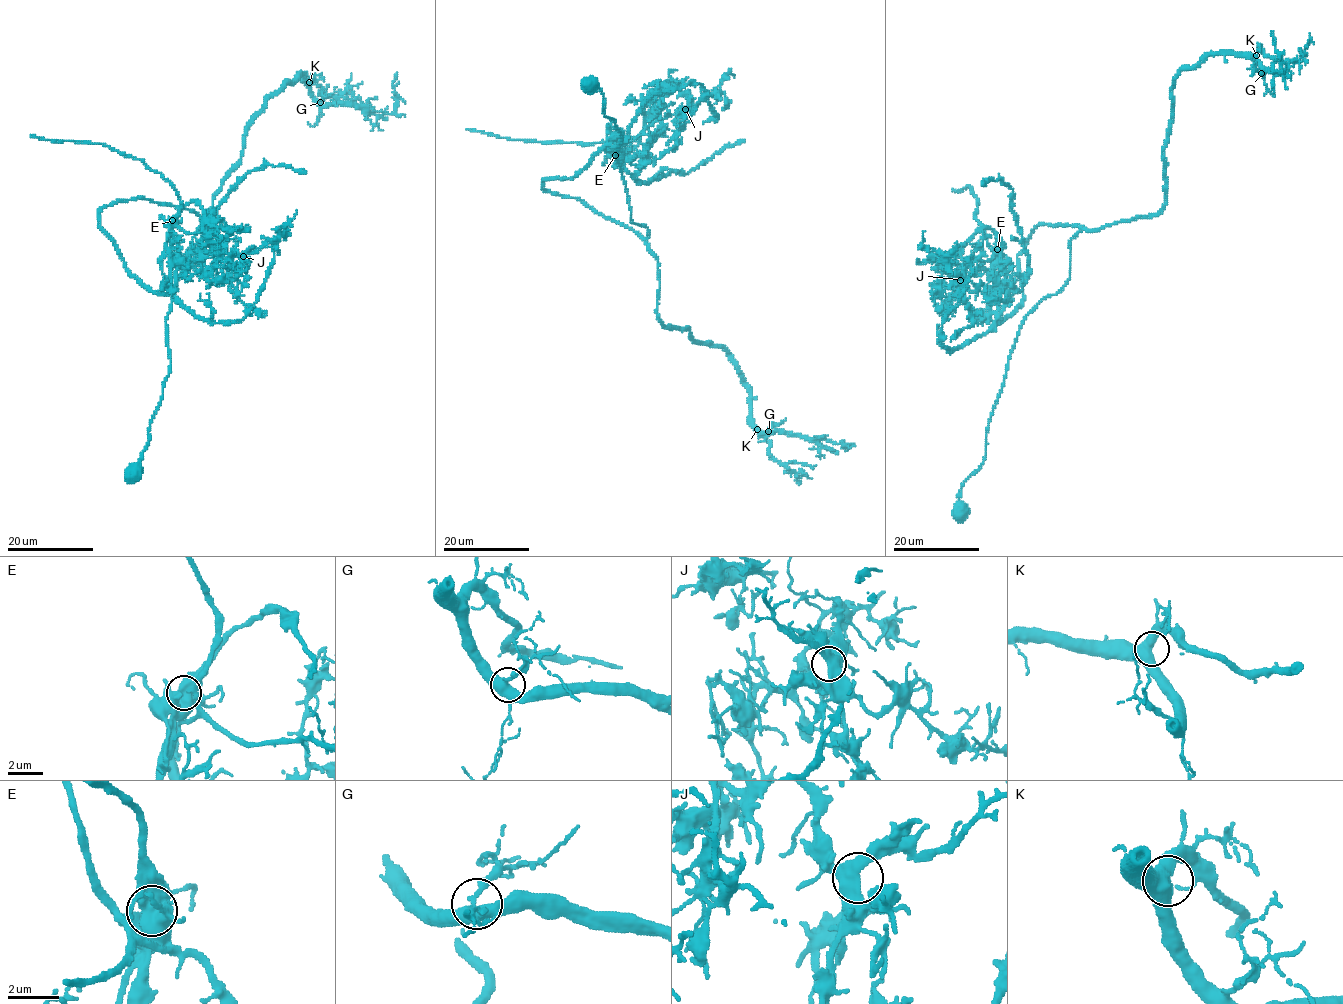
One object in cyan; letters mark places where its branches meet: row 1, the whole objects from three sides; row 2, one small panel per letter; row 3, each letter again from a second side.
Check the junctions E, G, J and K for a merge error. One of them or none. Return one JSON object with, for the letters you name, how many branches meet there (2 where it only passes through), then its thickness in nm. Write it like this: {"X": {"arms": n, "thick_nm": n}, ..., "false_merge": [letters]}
{"E": {"arms": 3, "thick_nm": 700}, "false_merge": ["E"]}

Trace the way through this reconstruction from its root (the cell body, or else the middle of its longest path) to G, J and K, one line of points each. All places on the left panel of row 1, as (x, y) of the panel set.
G: (133, 472), (170, 369), (166, 318), (183, 258), (240, 159), (245, 128), (300, 74), (320, 102)
J: (133, 472), (201, 218), (138, 198), (98, 214), (154, 292), (171, 227), (243, 256)
K: (133, 472), (170, 369), (166, 318), (192, 237), (240, 159), (250, 121), (286, 83), (300, 74), (309, 82)

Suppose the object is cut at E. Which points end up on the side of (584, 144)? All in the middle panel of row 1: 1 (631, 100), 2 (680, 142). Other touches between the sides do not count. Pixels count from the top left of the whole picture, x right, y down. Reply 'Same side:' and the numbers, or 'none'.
Same side: 1, 2

